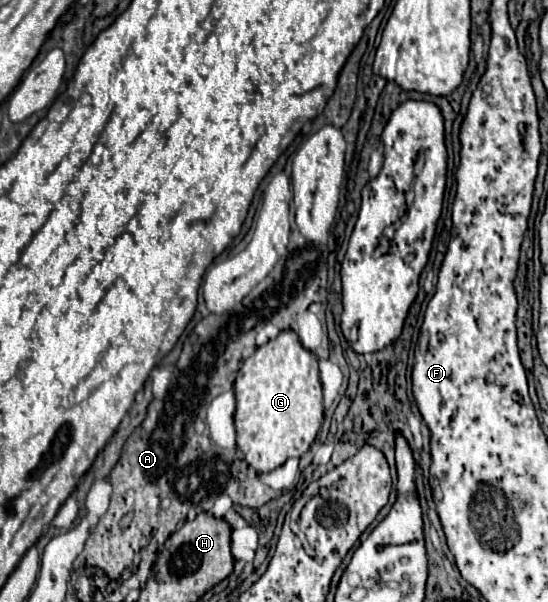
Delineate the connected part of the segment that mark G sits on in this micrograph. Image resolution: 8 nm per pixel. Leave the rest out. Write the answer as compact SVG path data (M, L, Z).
M281 331L241 363L235 381L235 429L243 459L257 473L271 473L291 457L301 457L323 421L323 391L317 359L303 349L293 331Z

